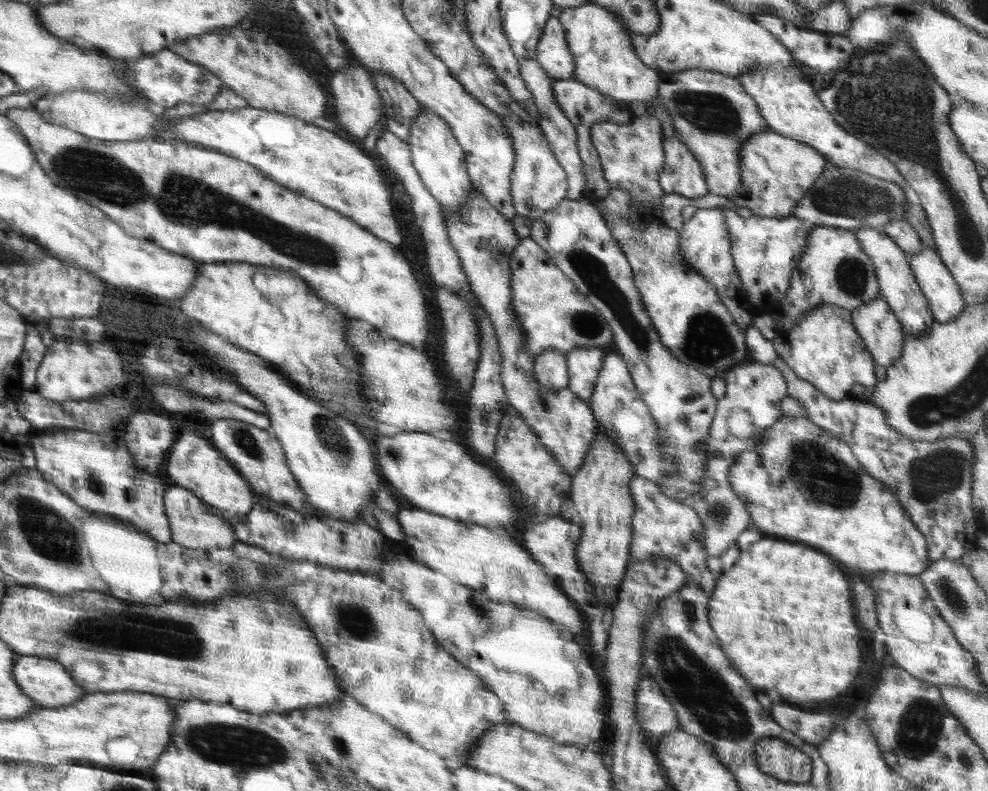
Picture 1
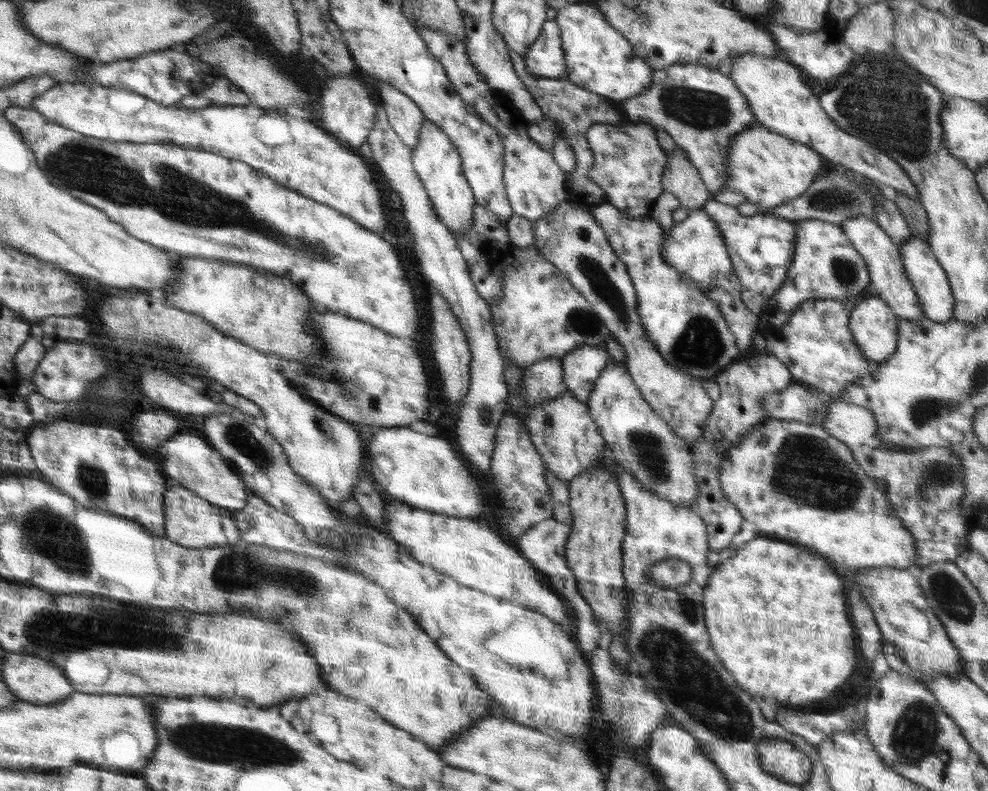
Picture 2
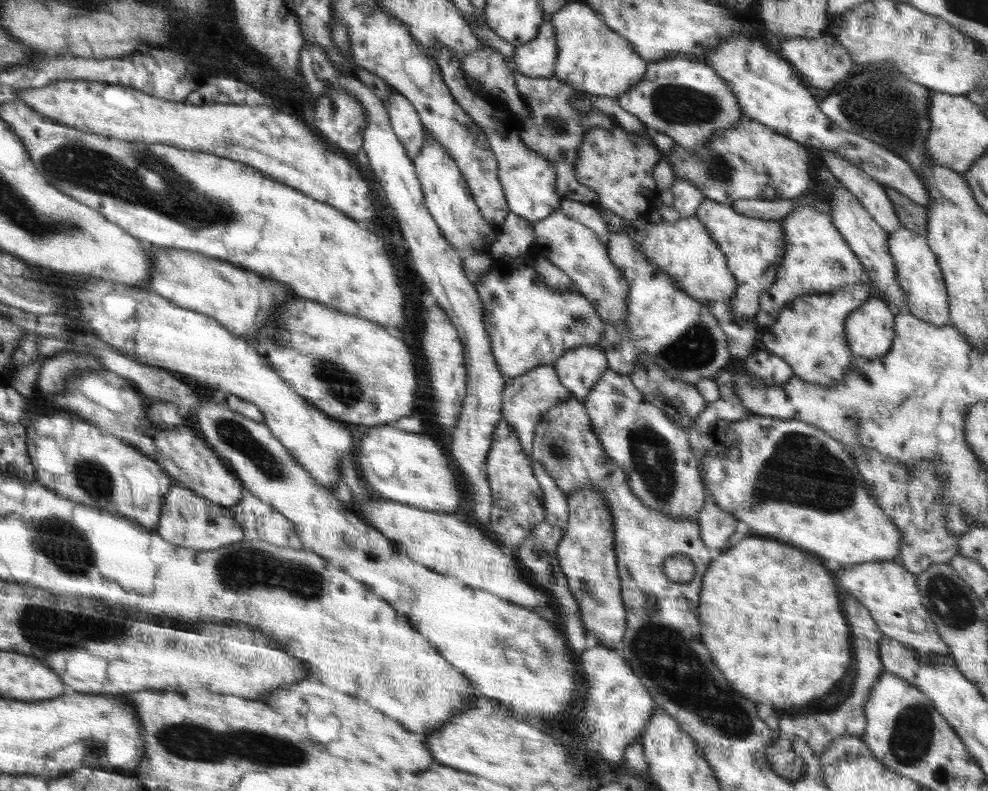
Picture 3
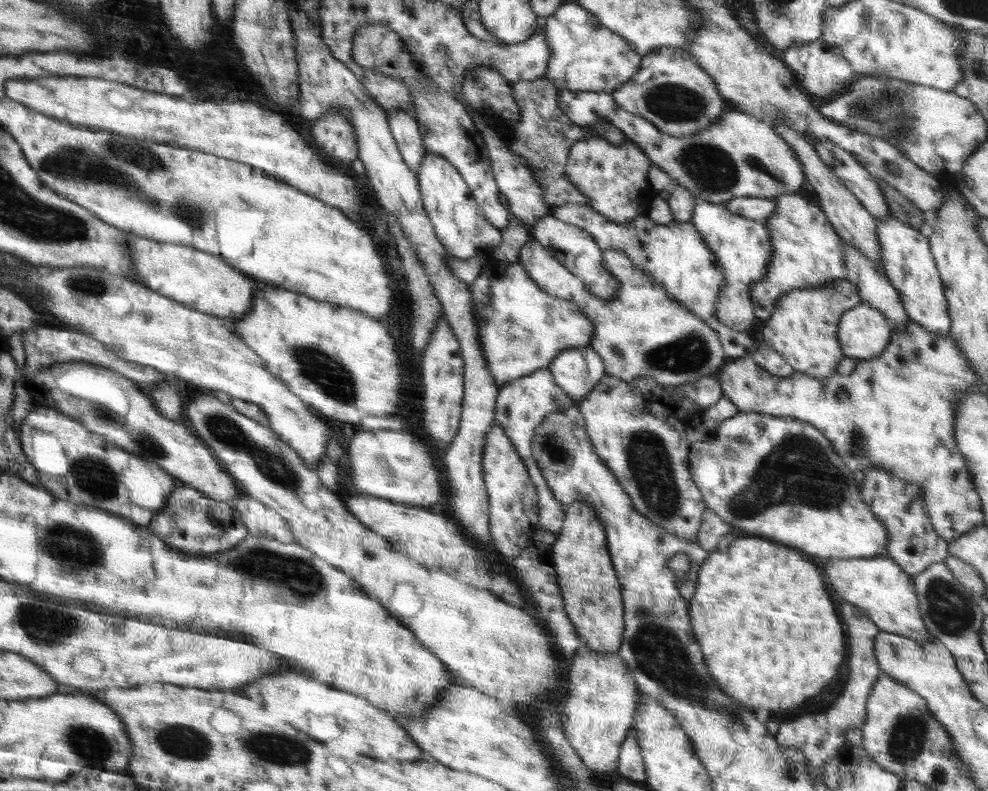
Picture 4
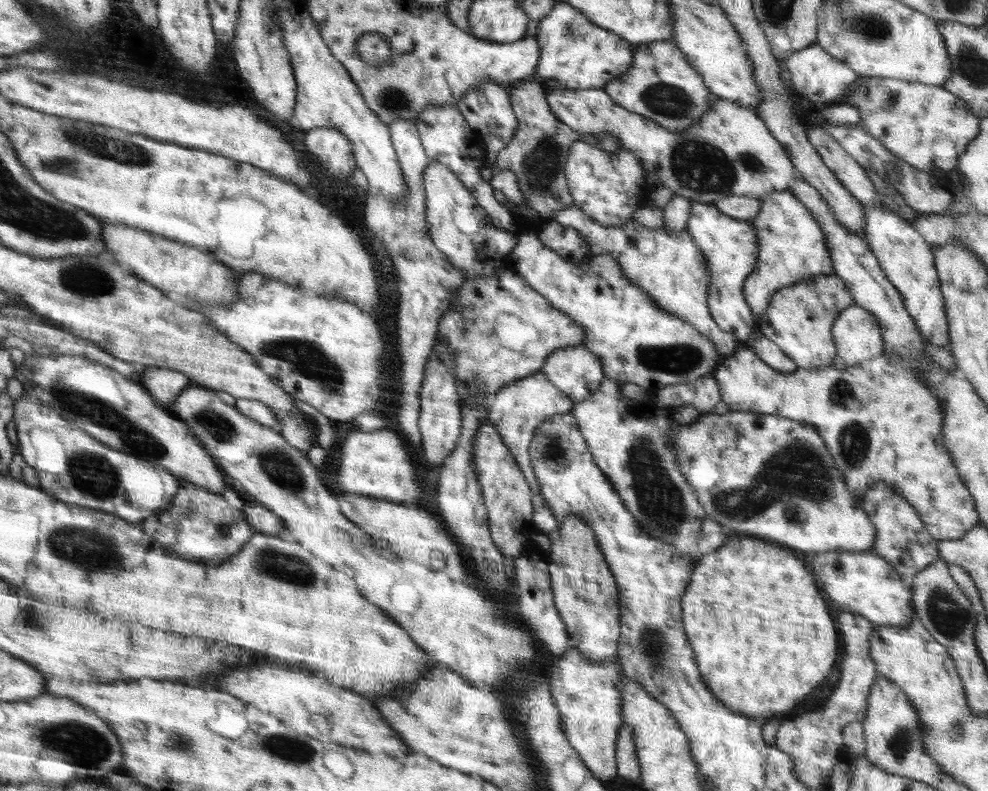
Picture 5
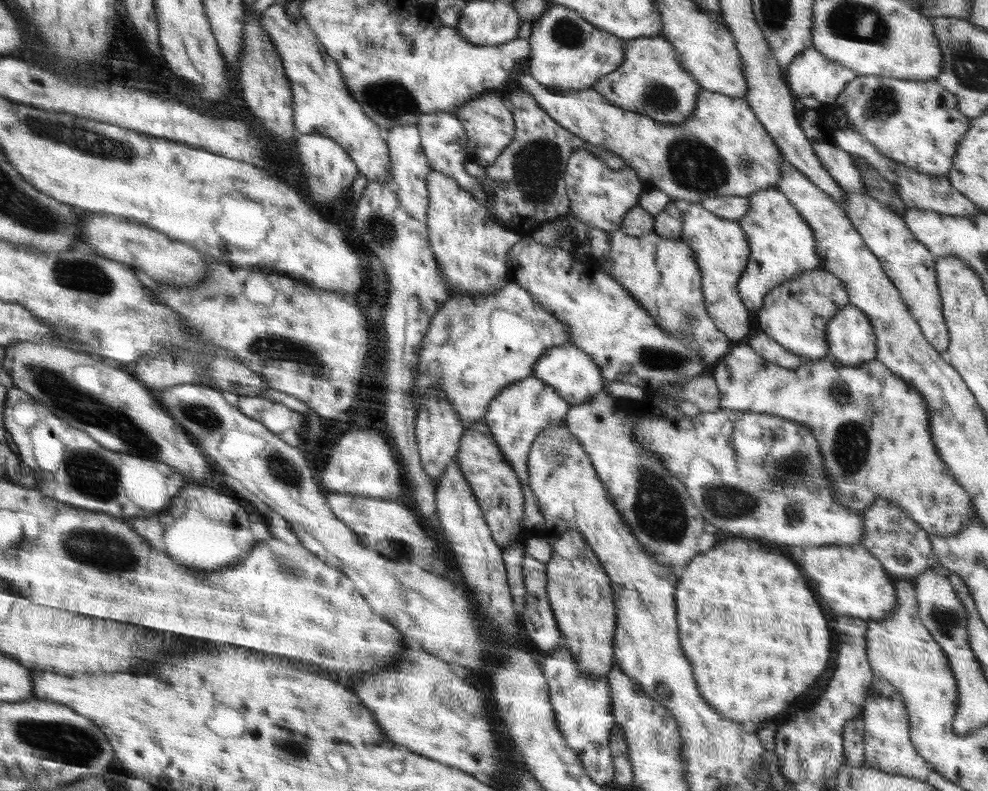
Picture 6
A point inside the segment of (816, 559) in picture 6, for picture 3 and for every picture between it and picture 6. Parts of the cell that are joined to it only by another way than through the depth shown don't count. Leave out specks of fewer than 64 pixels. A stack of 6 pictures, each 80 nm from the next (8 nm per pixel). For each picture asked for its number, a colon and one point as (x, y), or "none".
3: (891, 594)
4: (877, 585)
5: (863, 583)

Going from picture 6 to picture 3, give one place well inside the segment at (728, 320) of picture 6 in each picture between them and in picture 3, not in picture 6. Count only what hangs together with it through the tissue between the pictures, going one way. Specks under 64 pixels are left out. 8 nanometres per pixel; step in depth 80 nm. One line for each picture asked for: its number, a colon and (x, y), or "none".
3: (753, 247)
4: (741, 245)
5: (730, 246)

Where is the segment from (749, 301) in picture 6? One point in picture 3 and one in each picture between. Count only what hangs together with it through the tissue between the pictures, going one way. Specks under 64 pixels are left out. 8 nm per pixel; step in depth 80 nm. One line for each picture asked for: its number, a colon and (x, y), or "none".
3: (817, 259)
4: (806, 252)
5: (792, 248)

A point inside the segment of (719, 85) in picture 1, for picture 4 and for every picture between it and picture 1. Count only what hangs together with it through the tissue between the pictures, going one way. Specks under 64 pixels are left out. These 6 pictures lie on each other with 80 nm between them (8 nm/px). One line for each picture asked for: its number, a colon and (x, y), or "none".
2: (705, 110)
3: (682, 97)
4: (670, 90)

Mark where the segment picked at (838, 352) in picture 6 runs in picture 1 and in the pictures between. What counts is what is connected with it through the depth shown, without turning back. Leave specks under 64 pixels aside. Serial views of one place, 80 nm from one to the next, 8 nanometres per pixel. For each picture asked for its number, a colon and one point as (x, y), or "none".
1: (880, 330)
2: (873, 324)
3: (869, 331)
4: (864, 332)
5: (856, 332)

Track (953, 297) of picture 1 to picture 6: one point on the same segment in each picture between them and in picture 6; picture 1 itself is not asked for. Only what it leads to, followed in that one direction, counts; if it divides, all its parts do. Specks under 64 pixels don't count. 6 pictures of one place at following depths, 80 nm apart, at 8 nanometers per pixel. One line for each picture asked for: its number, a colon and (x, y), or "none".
2: (928, 278)
3: (917, 271)
4: (907, 260)
5: (907, 259)
6: (910, 266)

